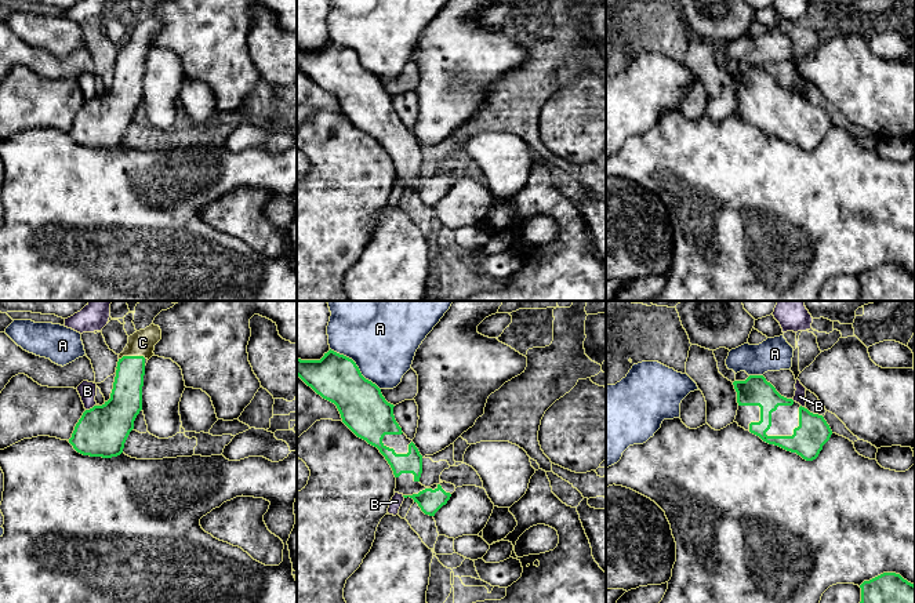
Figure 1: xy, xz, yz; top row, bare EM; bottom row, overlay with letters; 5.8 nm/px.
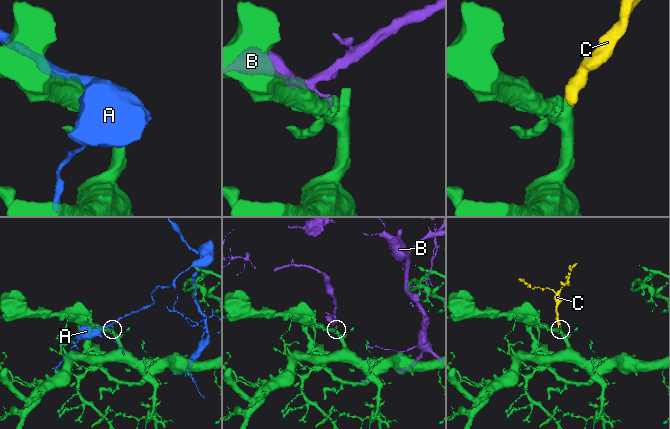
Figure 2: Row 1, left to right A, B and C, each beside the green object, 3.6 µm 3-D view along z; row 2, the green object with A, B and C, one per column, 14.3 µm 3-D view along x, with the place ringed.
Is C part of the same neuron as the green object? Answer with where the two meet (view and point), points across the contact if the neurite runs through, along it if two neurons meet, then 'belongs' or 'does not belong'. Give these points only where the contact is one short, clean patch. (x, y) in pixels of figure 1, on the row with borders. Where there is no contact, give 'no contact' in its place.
contact xy (131, 356); belongs

